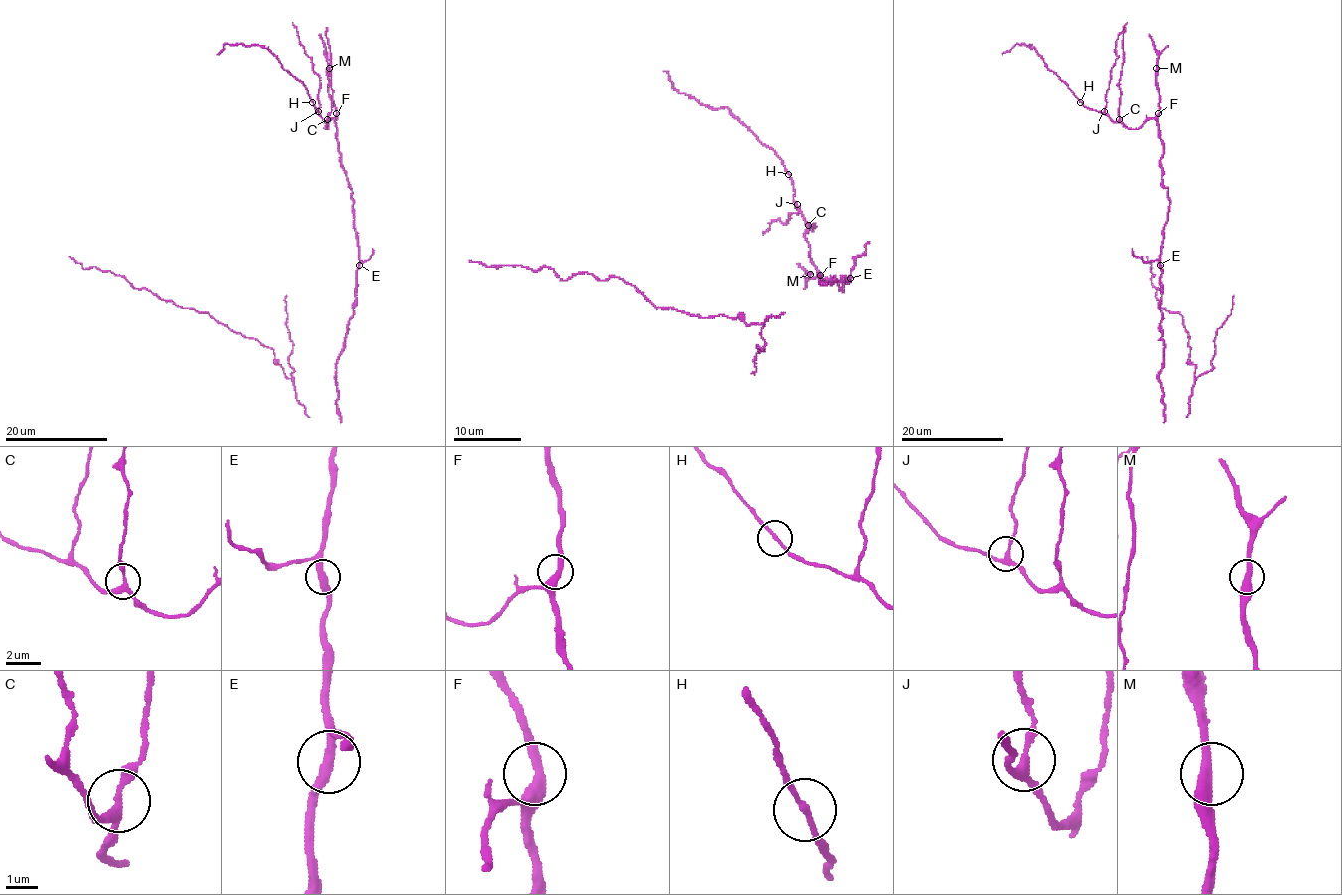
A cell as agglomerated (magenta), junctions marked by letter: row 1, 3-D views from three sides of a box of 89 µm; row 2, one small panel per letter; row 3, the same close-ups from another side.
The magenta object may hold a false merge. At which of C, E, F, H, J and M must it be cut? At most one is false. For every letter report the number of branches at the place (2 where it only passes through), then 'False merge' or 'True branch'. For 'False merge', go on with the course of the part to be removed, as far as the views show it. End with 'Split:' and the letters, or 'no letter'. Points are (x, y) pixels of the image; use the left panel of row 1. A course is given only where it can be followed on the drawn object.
C: Branches: 3. True branch
E: Branches: 2. True branch
F: Branches: 2. True branch
H: Branches: 2. True branch
J: Branches: 3. True branch
M: Branches: 2. True branch
Split: no letter

